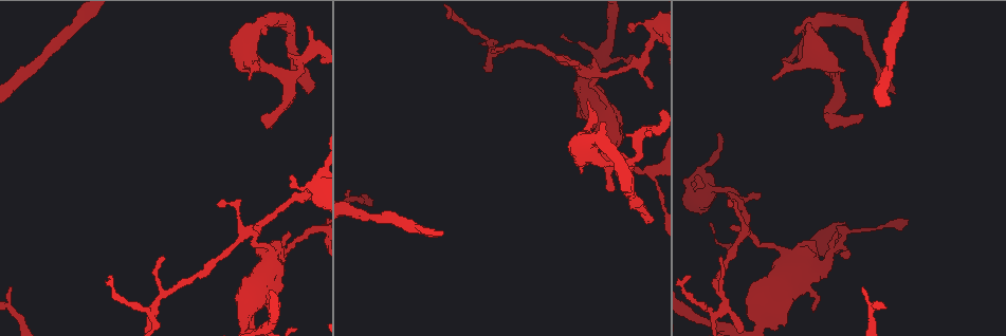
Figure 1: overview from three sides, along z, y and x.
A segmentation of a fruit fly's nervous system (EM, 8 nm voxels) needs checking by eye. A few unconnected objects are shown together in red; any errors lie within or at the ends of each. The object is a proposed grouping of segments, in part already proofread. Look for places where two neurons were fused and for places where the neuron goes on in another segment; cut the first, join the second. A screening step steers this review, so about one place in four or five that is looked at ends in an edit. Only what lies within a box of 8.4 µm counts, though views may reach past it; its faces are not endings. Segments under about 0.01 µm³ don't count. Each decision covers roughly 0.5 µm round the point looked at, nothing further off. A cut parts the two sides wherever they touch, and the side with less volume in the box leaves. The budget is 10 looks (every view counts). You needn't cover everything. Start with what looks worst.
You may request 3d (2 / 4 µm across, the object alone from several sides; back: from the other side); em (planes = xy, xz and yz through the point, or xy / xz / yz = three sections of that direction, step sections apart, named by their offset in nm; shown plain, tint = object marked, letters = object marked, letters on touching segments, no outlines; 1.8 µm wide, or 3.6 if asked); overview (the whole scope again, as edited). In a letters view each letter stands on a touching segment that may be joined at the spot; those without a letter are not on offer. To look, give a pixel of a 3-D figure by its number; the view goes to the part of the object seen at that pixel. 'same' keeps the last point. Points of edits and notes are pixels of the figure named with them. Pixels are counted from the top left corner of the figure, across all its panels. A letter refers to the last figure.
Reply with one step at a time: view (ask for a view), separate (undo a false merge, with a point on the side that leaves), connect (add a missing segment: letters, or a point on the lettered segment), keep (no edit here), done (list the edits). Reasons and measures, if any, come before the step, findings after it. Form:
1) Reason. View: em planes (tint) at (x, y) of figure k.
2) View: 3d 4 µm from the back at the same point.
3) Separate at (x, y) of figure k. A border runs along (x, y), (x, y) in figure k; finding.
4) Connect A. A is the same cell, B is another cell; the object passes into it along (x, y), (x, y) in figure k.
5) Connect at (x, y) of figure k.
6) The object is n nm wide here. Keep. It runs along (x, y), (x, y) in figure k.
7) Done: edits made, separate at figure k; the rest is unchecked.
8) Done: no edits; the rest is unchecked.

Three arms meet. View: em planes (tint) at (746, 228) of figure 1.

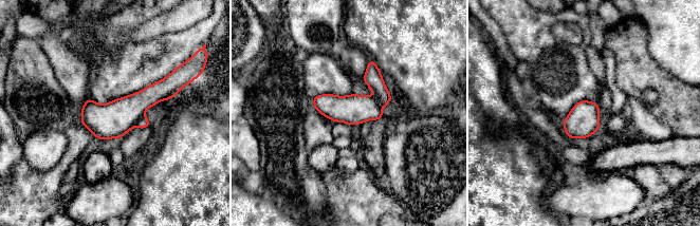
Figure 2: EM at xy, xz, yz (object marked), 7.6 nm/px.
View: em planes (letters) at the same point.

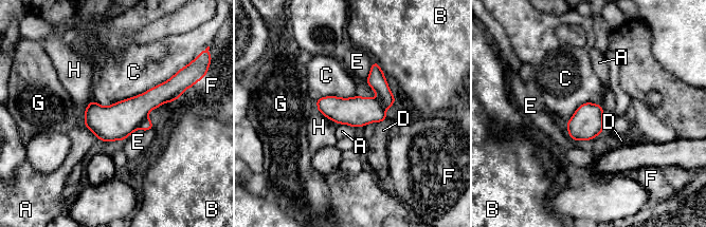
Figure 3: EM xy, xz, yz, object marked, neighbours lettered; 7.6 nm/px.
Separate at (116, 121) of figure 3. A, B, C, D, E, F, G and H are other cells; the part that leaves runs along (175, 91), (118, 121), (87, 123) in figure 3; a second neuron is stuck on.

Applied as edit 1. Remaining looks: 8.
View: 3d 2 µm at (863, 115) of figure 1.

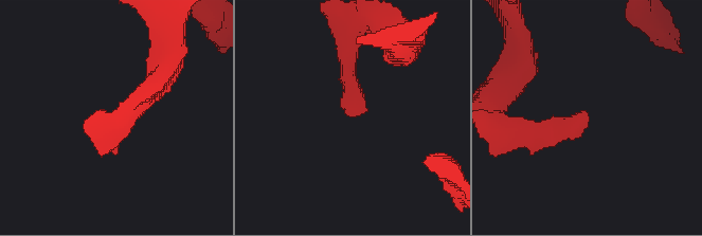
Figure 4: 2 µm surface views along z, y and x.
Need the tissue. View: em xy step 4 (tint) at (354, 113) of figure 4.

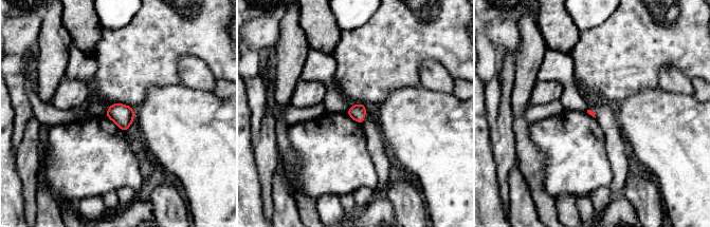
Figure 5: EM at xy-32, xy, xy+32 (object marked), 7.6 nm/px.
Another direction. View: em planes (letters) at the same point.

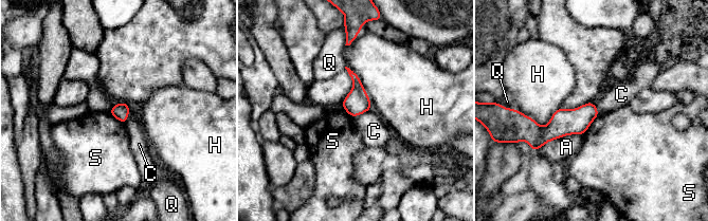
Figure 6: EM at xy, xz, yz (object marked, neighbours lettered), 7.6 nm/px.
Keep. A, C, H, Q and S are other cells; a border runs along (129, 105), (129, 114), (124, 123) in figure 6; none of them fits.

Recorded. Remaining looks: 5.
Done: edits made, separate at figure 3; the rest is unchecked.

